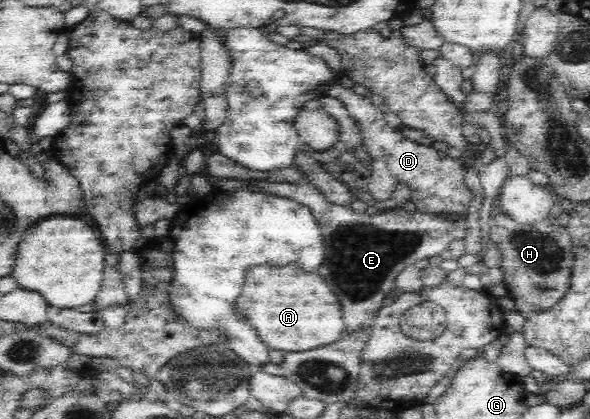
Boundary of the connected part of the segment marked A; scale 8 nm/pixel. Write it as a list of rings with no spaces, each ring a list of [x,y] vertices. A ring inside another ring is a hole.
[[[297,264],[289,266],[251,266],[245,274],[241,298],[235,304],[261,340],[273,350],[305,352],[342,338],[345,330],[341,304],[319,274],[301,272]]]

